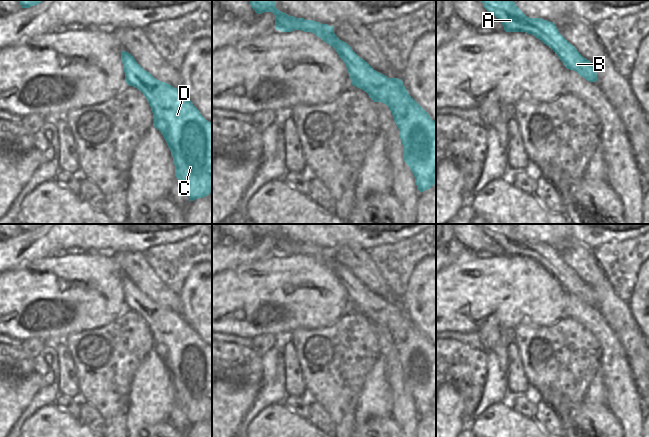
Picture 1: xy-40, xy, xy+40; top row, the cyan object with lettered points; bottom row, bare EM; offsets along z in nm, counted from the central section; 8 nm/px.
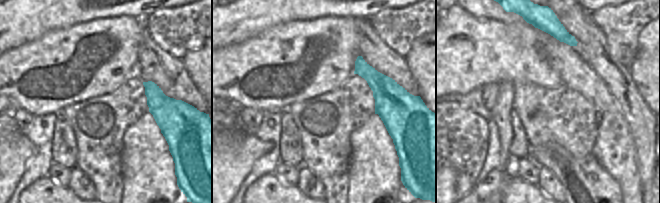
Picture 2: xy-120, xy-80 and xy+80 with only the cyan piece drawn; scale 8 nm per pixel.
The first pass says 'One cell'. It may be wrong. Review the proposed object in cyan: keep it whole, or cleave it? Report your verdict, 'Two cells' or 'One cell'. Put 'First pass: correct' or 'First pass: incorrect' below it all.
One cell.
First pass: correct

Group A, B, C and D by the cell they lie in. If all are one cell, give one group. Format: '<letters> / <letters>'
A B C D

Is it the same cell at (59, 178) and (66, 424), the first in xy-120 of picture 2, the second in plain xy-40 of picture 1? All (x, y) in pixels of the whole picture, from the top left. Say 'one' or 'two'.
two

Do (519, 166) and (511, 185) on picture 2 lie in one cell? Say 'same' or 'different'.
different

